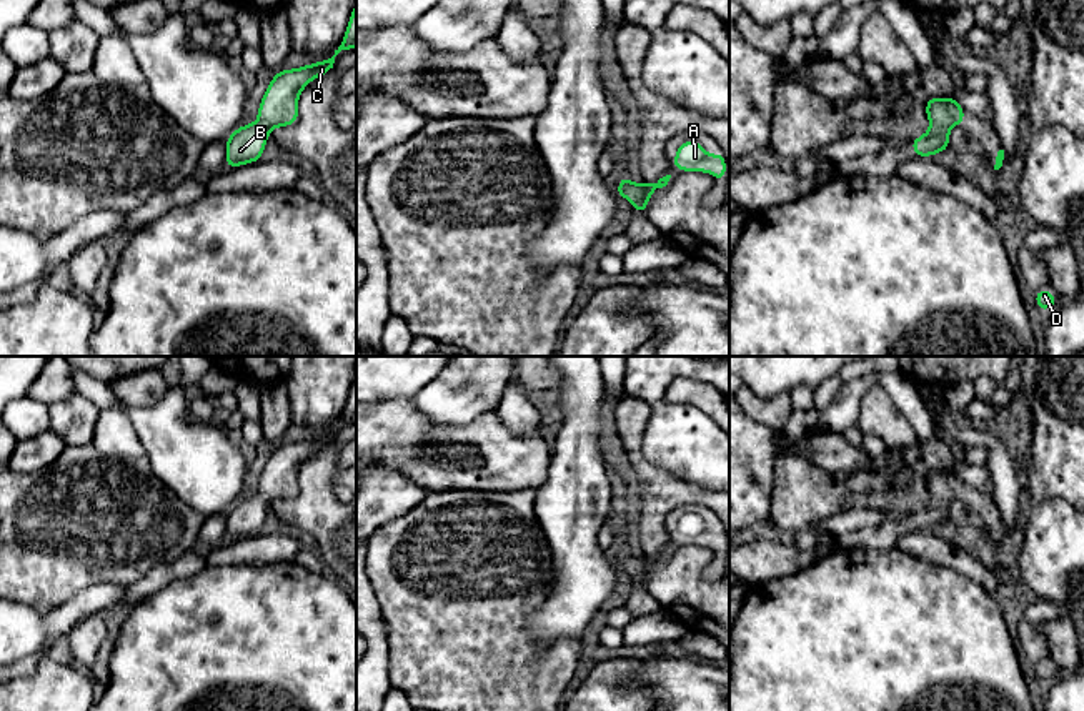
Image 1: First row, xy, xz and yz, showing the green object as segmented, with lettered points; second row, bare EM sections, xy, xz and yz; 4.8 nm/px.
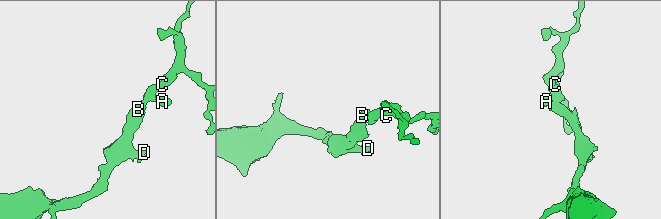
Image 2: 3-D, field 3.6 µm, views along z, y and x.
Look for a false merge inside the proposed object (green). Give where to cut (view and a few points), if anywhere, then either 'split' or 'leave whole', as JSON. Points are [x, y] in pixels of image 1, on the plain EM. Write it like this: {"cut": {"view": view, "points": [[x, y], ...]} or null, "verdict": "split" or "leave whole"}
{"cut": null, "verdict": "leave whole"}

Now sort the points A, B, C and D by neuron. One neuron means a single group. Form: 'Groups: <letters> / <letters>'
Groups: A B C D

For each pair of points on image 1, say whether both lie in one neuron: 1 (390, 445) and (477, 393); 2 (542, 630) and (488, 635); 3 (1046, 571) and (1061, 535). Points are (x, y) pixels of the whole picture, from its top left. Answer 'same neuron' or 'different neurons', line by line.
1: different neurons
2: different neurons
3: same neuron

